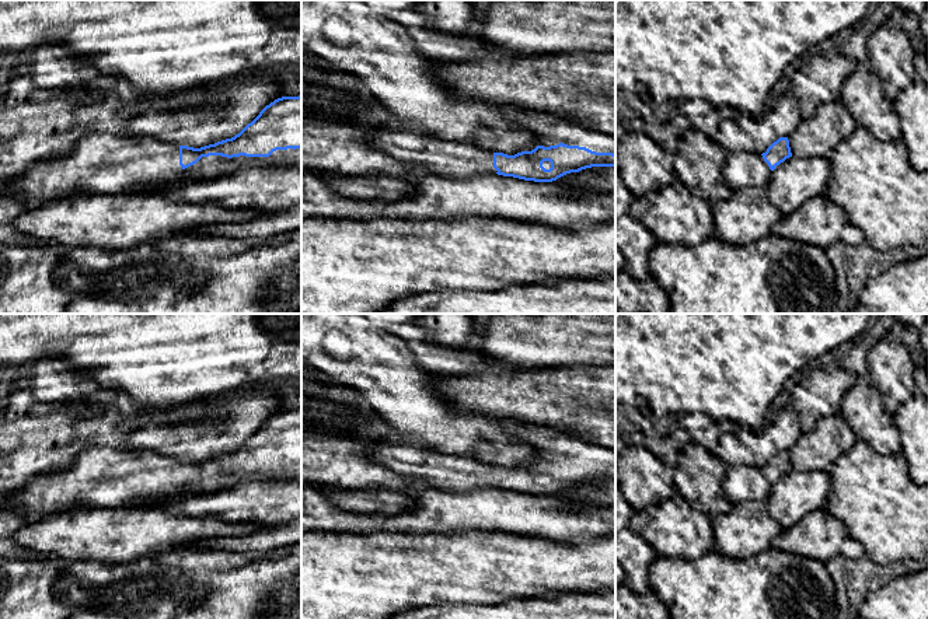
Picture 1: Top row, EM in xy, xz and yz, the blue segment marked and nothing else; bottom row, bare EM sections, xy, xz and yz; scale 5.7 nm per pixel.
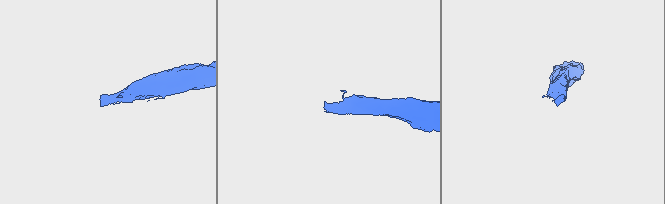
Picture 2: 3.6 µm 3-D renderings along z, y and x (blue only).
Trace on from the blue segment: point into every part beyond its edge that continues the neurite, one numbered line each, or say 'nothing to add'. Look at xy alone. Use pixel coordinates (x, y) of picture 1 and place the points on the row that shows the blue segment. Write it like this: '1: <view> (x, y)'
1: xy (107, 164)

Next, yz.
1: yz (742, 168)

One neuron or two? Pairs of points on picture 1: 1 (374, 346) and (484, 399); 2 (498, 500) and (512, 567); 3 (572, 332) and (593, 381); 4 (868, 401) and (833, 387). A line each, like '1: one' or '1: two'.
1: two
2: two
3: two
4: two

